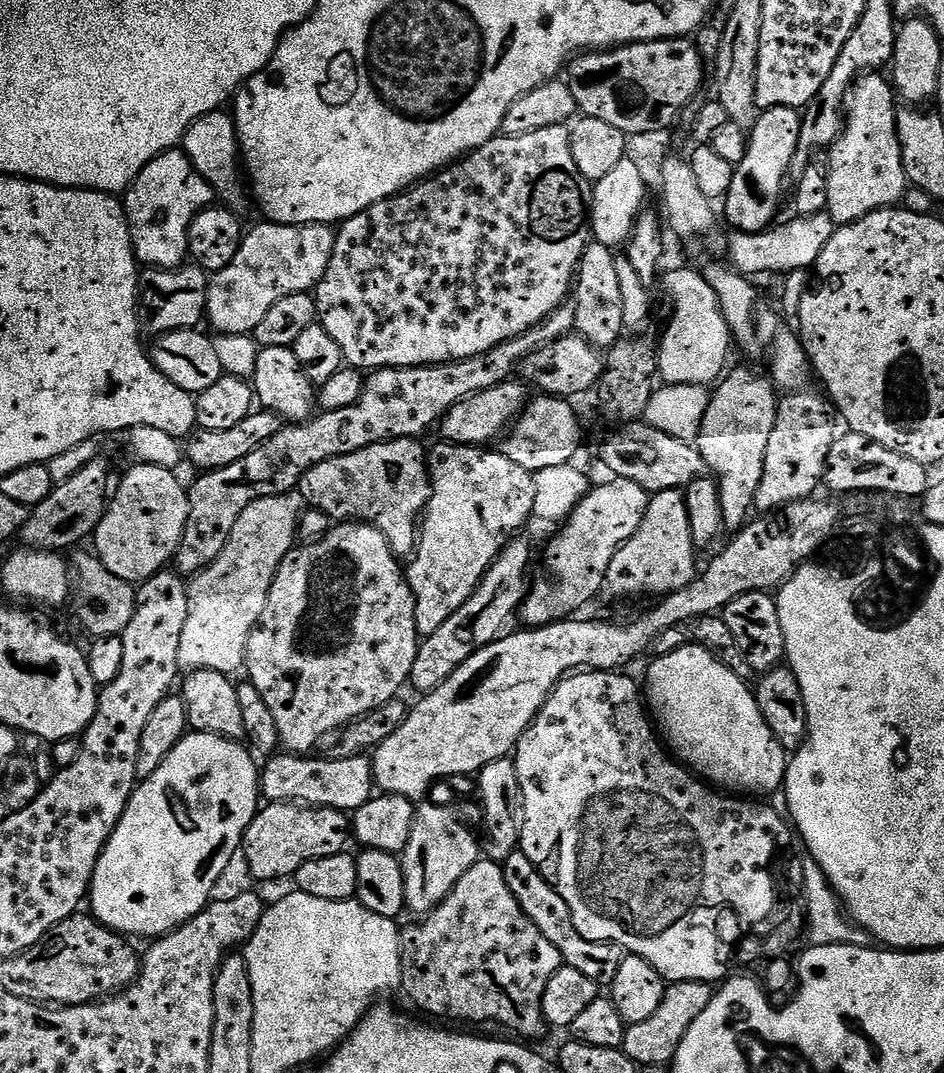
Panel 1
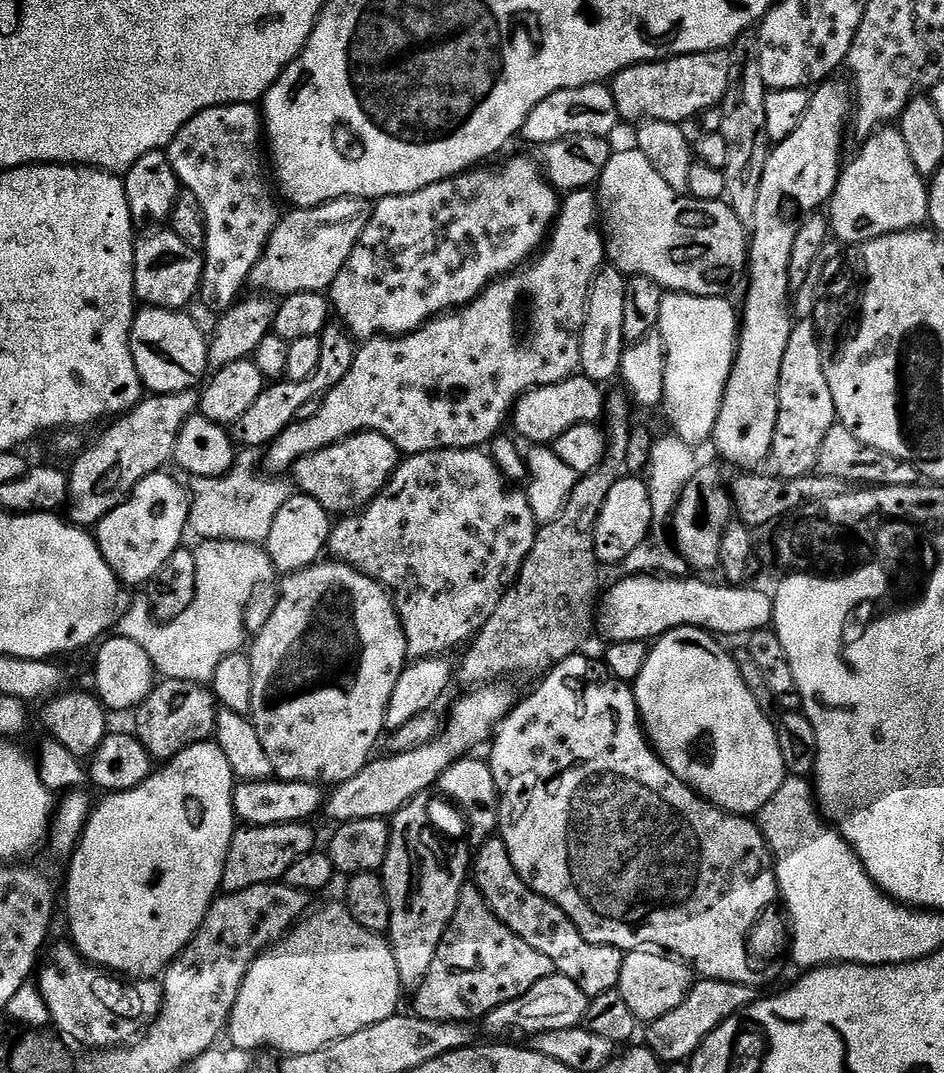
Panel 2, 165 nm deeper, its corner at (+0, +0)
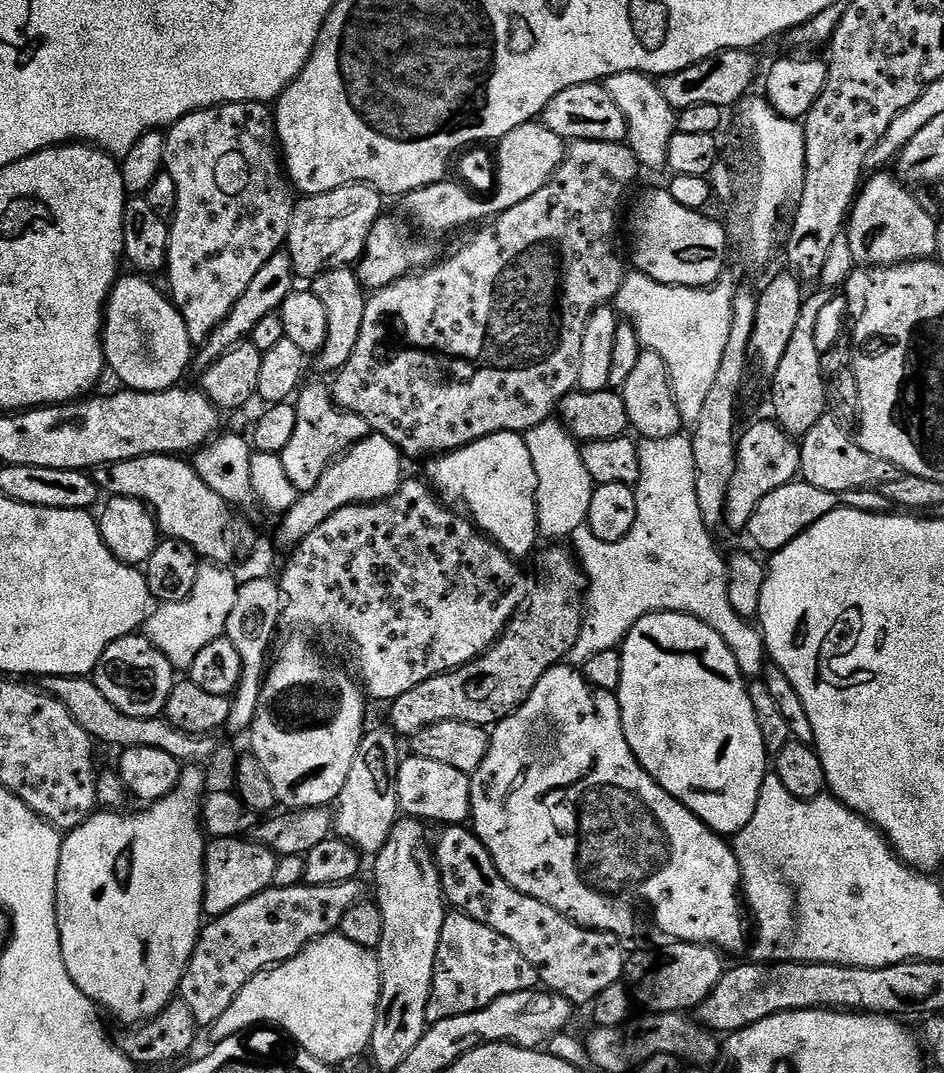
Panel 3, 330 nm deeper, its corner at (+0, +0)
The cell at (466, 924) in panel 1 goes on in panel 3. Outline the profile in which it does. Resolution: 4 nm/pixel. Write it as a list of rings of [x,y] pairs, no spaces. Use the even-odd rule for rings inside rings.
[[[449,911],[440,926],[428,1023],[433,1025],[458,1014],[477,1012],[506,994],[531,992],[537,984],[535,966],[526,962],[522,950],[518,950],[510,938],[502,938],[498,930],[482,926],[482,922],[470,918],[465,912]]]

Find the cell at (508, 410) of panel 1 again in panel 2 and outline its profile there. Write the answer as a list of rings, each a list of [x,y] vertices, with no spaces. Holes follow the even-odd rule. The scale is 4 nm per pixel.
[[[577,374],[550,386],[531,388],[512,406],[510,428],[521,441],[529,440],[532,446],[552,446],[566,430],[583,424],[603,421],[606,416],[606,392],[589,376]]]

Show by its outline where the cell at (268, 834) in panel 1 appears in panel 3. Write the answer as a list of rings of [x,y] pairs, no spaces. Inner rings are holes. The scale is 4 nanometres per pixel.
[[[248,838],[213,839],[204,853],[204,916],[215,918],[274,885],[278,857]]]

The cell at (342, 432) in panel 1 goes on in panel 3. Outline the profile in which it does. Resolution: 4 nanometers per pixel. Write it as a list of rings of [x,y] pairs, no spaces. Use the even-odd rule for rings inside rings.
[[[578,140],[571,145],[564,164],[555,177],[538,194],[518,202],[510,210],[500,213],[491,222],[485,223],[481,232],[469,238],[453,256],[444,261],[411,275],[403,276],[388,288],[373,291],[368,296],[366,314],[362,317],[362,334],[358,334],[358,346],[346,366],[335,373],[331,381],[332,399],[346,412],[353,412],[370,425],[371,431],[384,435],[394,446],[400,448],[410,461],[420,460],[423,456],[435,458],[445,456],[459,448],[470,446],[490,434],[499,432],[529,432],[534,426],[553,419],[557,415],[560,403],[571,393],[577,391],[580,379],[578,370],[582,366],[582,338],[586,335],[586,324],[597,308],[615,301],[618,290],[626,275],[626,267],[616,253],[616,211],[628,192],[628,187],[642,172],[639,158],[632,153],[627,143],[611,144],[601,140]]]

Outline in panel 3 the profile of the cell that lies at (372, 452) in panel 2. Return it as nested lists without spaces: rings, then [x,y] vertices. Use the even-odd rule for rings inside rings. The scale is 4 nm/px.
[[[305,383],[295,397],[294,405],[297,410],[294,434],[286,448],[279,452],[279,458],[290,482],[294,482],[301,493],[306,493],[318,486],[328,468],[344,453],[370,435],[370,425],[366,418],[338,407],[327,383]]]

